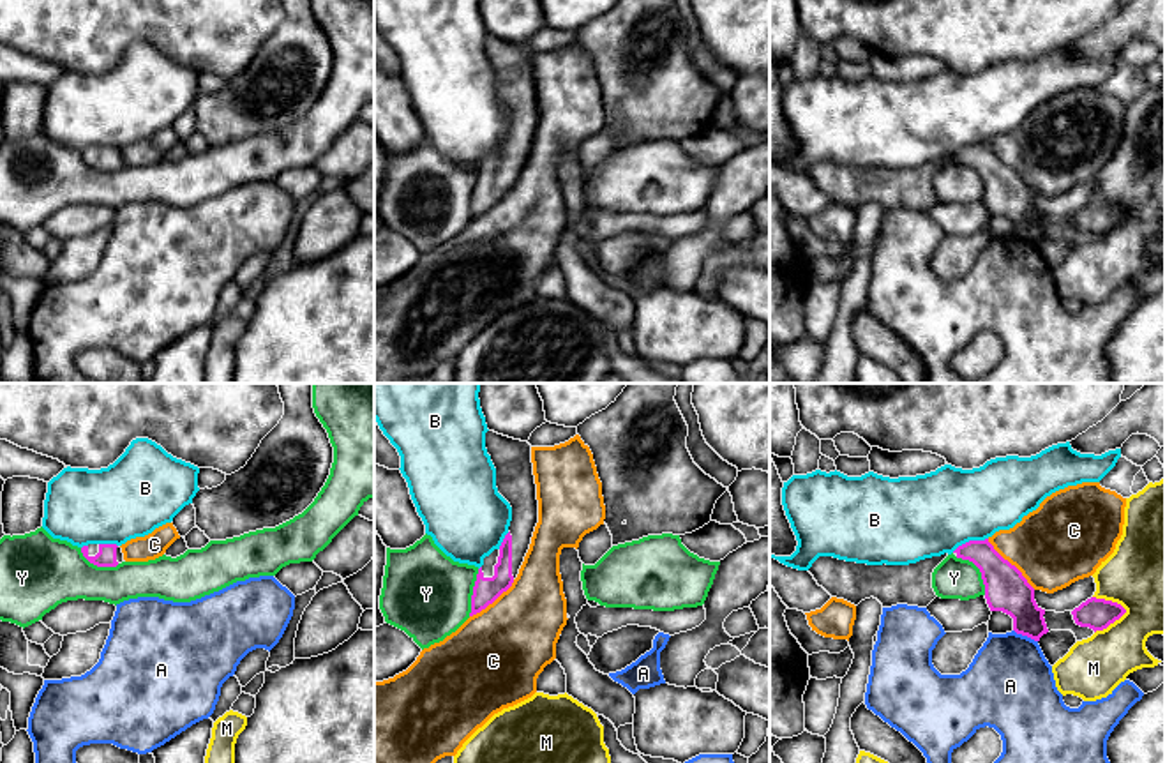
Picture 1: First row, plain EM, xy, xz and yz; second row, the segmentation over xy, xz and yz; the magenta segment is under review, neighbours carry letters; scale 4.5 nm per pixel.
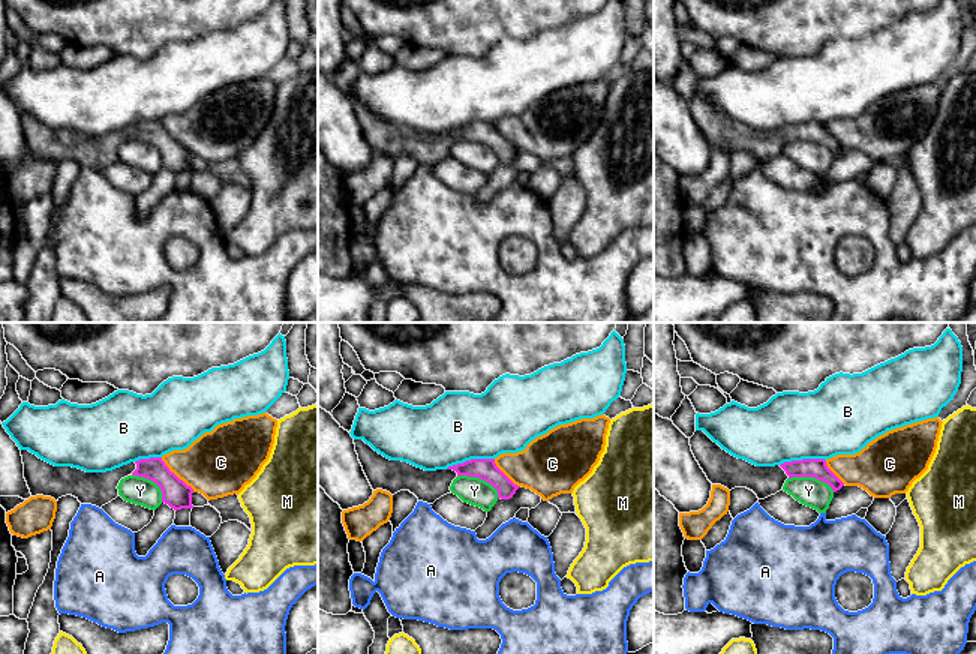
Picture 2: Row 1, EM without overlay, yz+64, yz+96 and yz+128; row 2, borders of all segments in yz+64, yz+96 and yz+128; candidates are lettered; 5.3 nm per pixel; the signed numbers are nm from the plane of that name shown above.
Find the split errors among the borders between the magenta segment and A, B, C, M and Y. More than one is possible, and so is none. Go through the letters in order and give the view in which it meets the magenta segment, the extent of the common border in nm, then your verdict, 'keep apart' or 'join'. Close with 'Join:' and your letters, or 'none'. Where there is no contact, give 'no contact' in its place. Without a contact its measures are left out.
A: yz | 130 nm | keep apart
B: yz | 180 nm | keep apart
C: yz | 320 nm | keep apart
M: yz | 190 nm | keep apart
Y: yz | 220 nm | keep apart
Join: none

